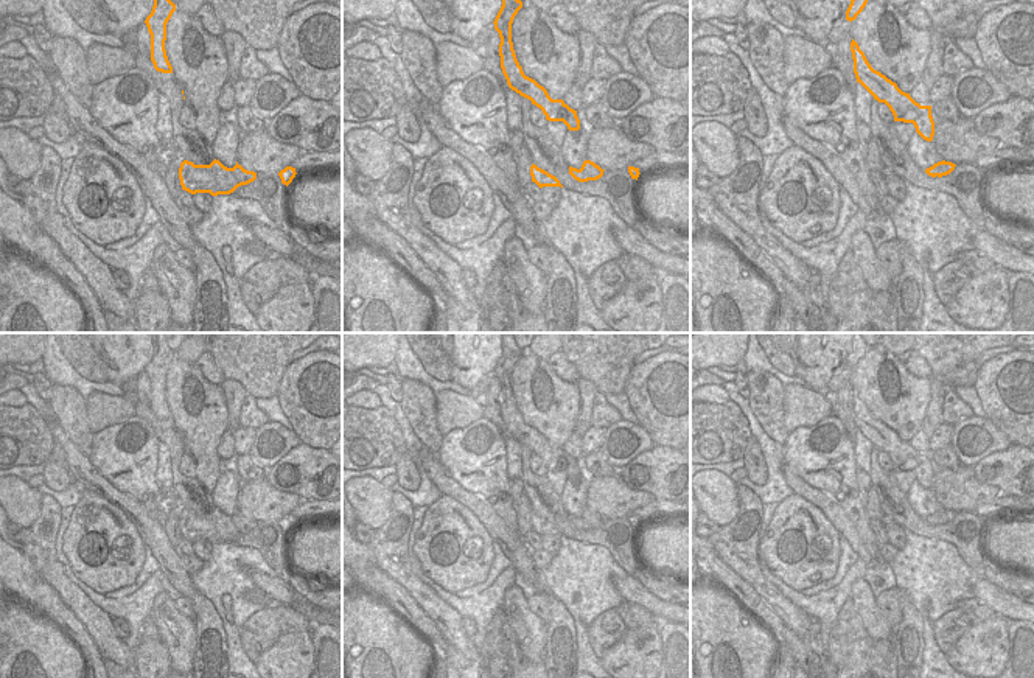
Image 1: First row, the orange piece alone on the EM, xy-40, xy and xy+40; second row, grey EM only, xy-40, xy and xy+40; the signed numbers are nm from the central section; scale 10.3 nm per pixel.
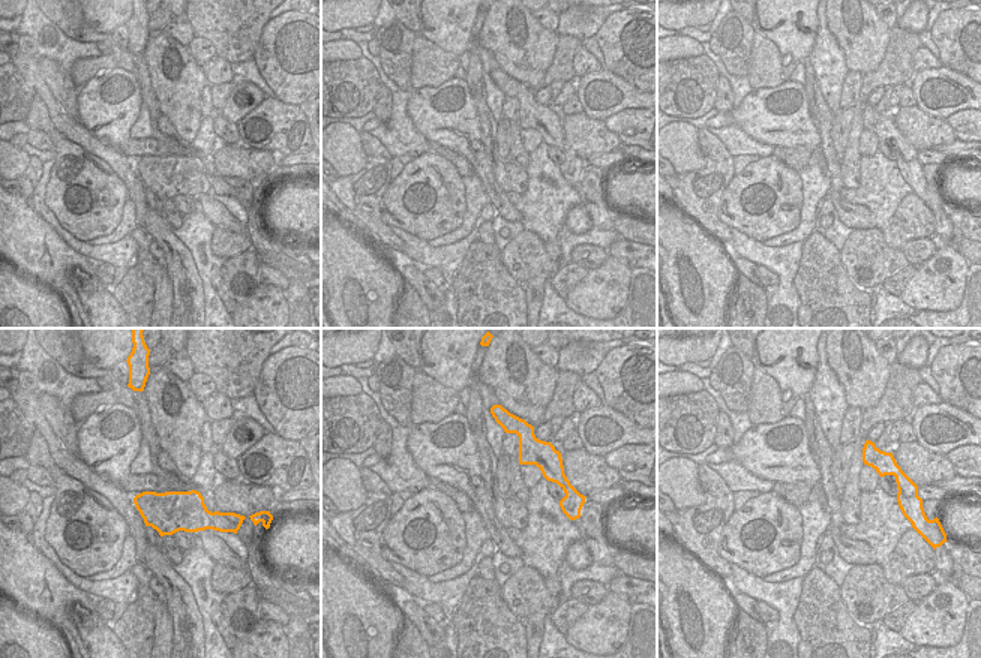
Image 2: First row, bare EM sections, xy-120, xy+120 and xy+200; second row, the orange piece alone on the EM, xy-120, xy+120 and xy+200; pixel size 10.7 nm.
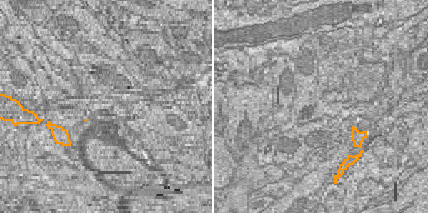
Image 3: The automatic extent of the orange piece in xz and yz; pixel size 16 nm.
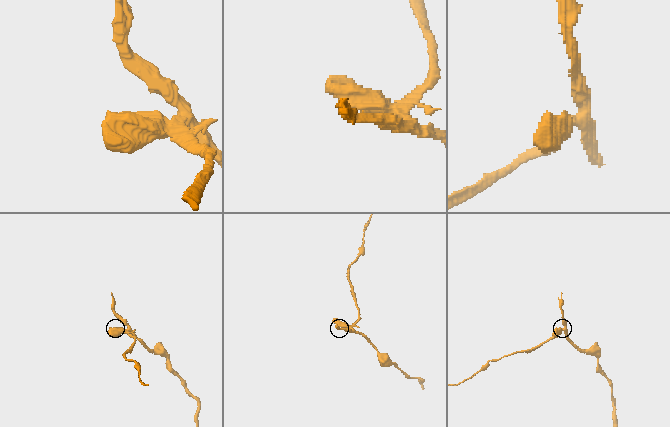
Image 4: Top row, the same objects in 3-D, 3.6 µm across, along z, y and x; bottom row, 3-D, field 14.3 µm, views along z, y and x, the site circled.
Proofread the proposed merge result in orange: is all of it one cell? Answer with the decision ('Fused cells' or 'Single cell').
Fused cells

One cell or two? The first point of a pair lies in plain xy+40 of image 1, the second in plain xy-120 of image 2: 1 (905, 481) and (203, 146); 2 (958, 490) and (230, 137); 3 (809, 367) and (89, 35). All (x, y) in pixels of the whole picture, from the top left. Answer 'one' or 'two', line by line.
1: two
2: two
3: two

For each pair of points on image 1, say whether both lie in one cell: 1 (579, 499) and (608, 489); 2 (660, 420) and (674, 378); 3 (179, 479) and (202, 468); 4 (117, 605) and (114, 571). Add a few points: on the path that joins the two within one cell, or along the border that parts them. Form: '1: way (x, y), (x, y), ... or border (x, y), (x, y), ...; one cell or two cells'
1: border (593, 479), (585, 504); two cells
2: way (669, 409), (674, 389); one cell
3: border (195, 478), (210, 495); two cells
4: border (73, 573), (103, 594); two cells

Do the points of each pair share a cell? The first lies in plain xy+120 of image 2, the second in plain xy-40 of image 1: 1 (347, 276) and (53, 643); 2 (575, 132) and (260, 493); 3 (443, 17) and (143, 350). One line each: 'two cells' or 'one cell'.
1: one cell
2: one cell
3: one cell

